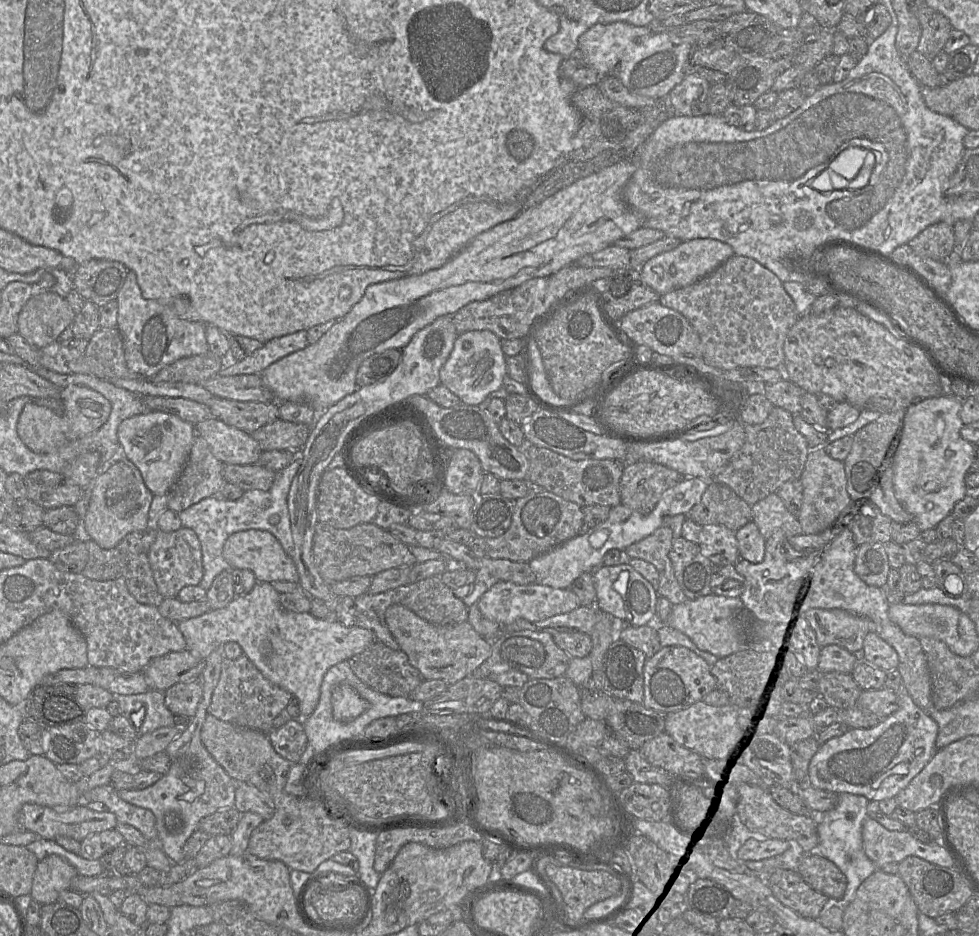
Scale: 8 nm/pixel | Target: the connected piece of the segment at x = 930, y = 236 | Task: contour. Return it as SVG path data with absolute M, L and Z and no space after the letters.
M946 222L932 224L907 244L920 256L944 261L955 251L953 224Z

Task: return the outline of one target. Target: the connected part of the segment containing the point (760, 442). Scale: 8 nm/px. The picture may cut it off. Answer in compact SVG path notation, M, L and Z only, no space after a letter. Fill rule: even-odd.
M778 406L773 407L764 422L743 425L745 430L743 446L711 481L729 486L747 504L752 506L774 493L784 482L800 479L809 446L805 437L795 428L793 415Z

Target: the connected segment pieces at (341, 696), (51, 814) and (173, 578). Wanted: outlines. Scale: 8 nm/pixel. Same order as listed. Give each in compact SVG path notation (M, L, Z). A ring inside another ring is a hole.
M343 683L333 688L331 705L333 718L340 722L352 721L370 707L370 703L355 689Z
M80 803L69 809L53 809L37 804L25 804L19 813L19 829L34 832L46 840L55 840L58 836L65 836L81 842L91 834L115 830L117 824L117 818L113 813L108 810L92 811L85 803Z
M183 527L170 532L159 530L149 550L149 562L157 588L164 598L177 598L182 588L186 586L198 586L202 582L204 568L201 544L197 534L190 528Z

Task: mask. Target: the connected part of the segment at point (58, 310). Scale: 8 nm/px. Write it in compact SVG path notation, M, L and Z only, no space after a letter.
M46 291L31 297L22 307L17 320L18 333L40 349L58 340L74 317L65 298Z

